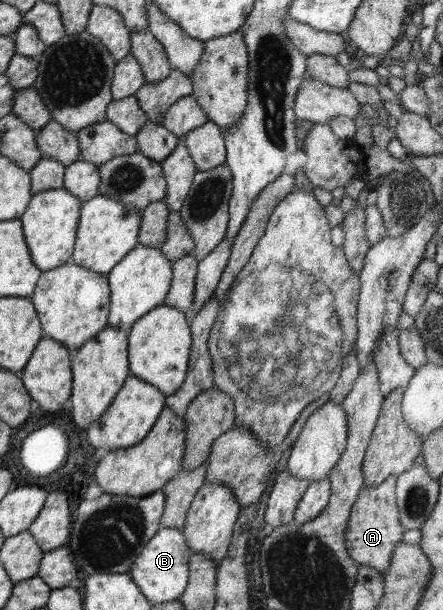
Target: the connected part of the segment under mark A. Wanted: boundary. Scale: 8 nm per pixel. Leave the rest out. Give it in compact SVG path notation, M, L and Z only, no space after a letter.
M396 475L388 477L381 485L364 486L357 495L348 518L345 531L345 546L348 555L359 564L373 567L384 573L390 565L395 545L402 542L405 527L399 520L399 511L395 496Z

